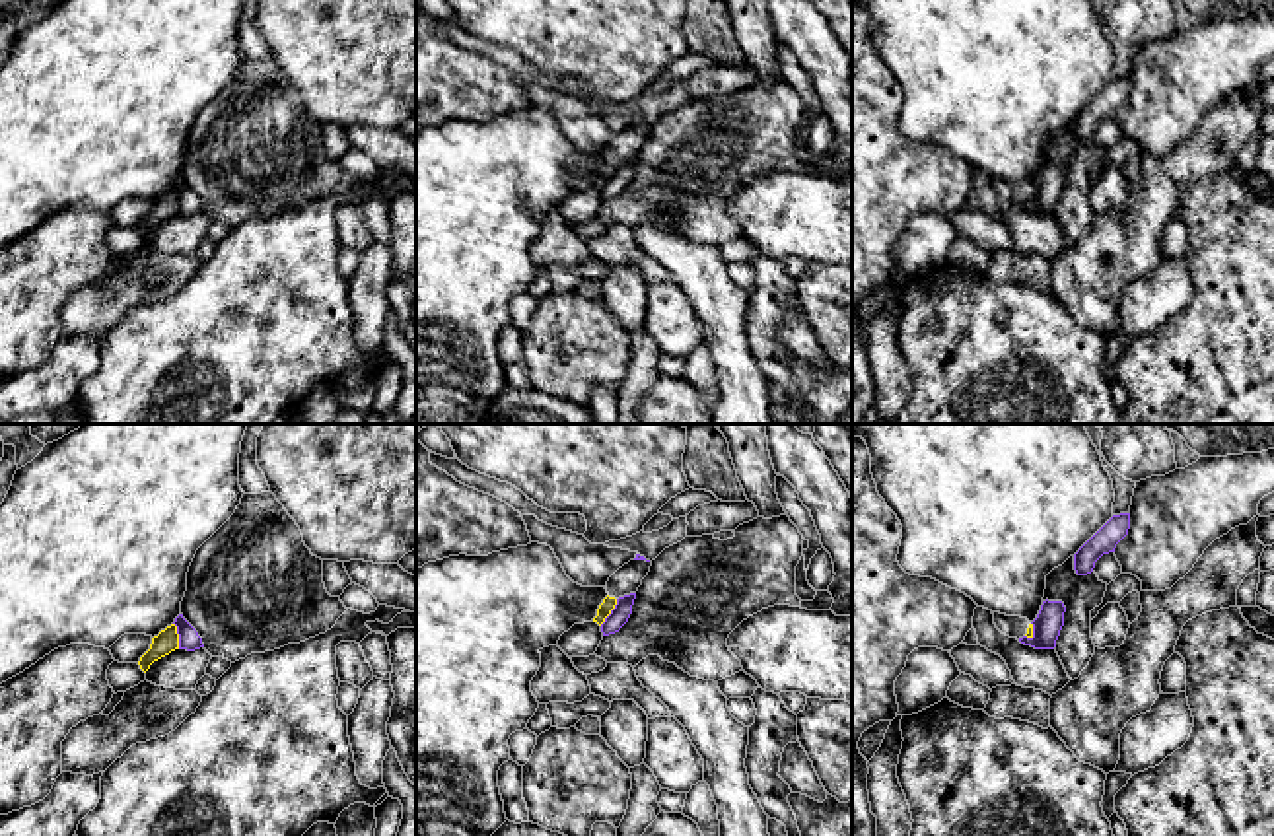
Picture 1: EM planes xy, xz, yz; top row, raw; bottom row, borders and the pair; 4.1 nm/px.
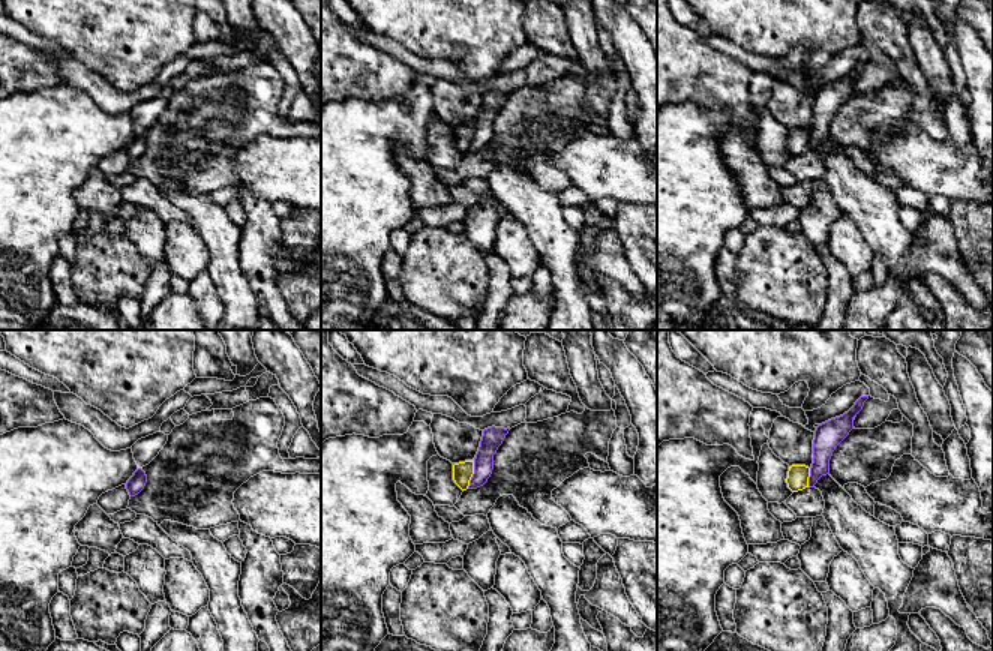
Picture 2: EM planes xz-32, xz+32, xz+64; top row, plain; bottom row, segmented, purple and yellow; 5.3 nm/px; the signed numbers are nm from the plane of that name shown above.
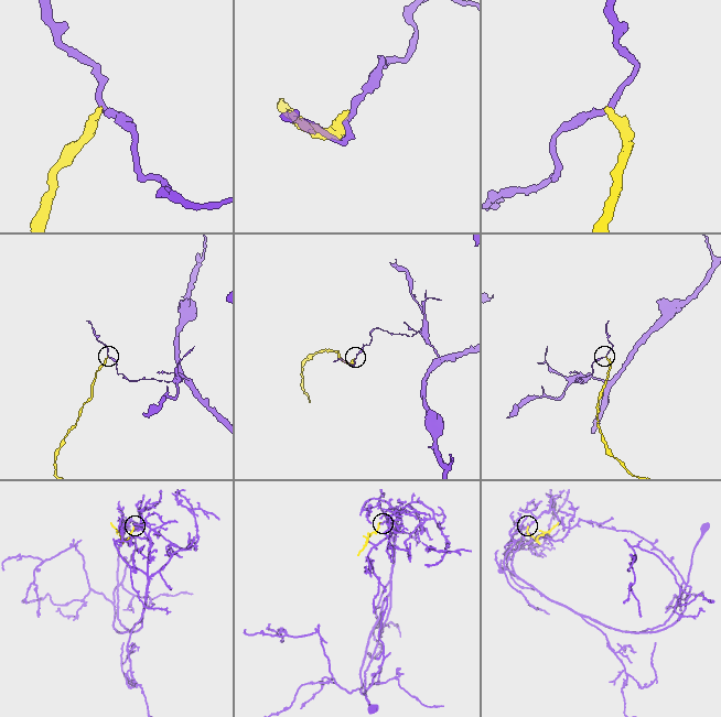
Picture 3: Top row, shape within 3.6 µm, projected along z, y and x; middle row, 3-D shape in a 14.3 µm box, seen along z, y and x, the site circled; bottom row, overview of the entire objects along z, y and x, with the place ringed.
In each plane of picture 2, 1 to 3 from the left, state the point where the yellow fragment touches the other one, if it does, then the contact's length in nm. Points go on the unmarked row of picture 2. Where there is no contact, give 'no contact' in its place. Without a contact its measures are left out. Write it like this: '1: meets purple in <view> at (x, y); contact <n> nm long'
1: no contact
2: meets purple in xz+32 at (473, 138); contact 160 nm long
3: meets purple in xz+64 at (809, 141); contact 100 nm long

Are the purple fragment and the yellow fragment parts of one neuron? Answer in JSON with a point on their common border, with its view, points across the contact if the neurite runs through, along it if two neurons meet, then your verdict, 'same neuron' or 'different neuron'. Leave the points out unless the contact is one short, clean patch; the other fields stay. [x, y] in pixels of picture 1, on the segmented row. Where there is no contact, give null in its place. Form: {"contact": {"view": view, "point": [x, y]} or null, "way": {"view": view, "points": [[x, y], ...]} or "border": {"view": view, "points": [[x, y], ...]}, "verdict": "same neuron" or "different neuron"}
{"contact": {"view": "xz", "point": [611, 613]}, "border": {"view": "xz", "points": [[617, 599], [611, 613], [600, 625]]}, "verdict": "different neuron"}

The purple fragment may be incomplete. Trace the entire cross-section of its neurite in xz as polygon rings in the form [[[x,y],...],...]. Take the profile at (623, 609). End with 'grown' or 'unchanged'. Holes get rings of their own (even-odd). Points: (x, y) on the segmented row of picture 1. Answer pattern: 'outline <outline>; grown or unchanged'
outline [[[630,593],[630,595],[617,599],[615,609],[601,624],[603,636],[619,632],[628,622],[630,614],[632,614],[634,599],[636,599],[636,593]]]; unchanged

